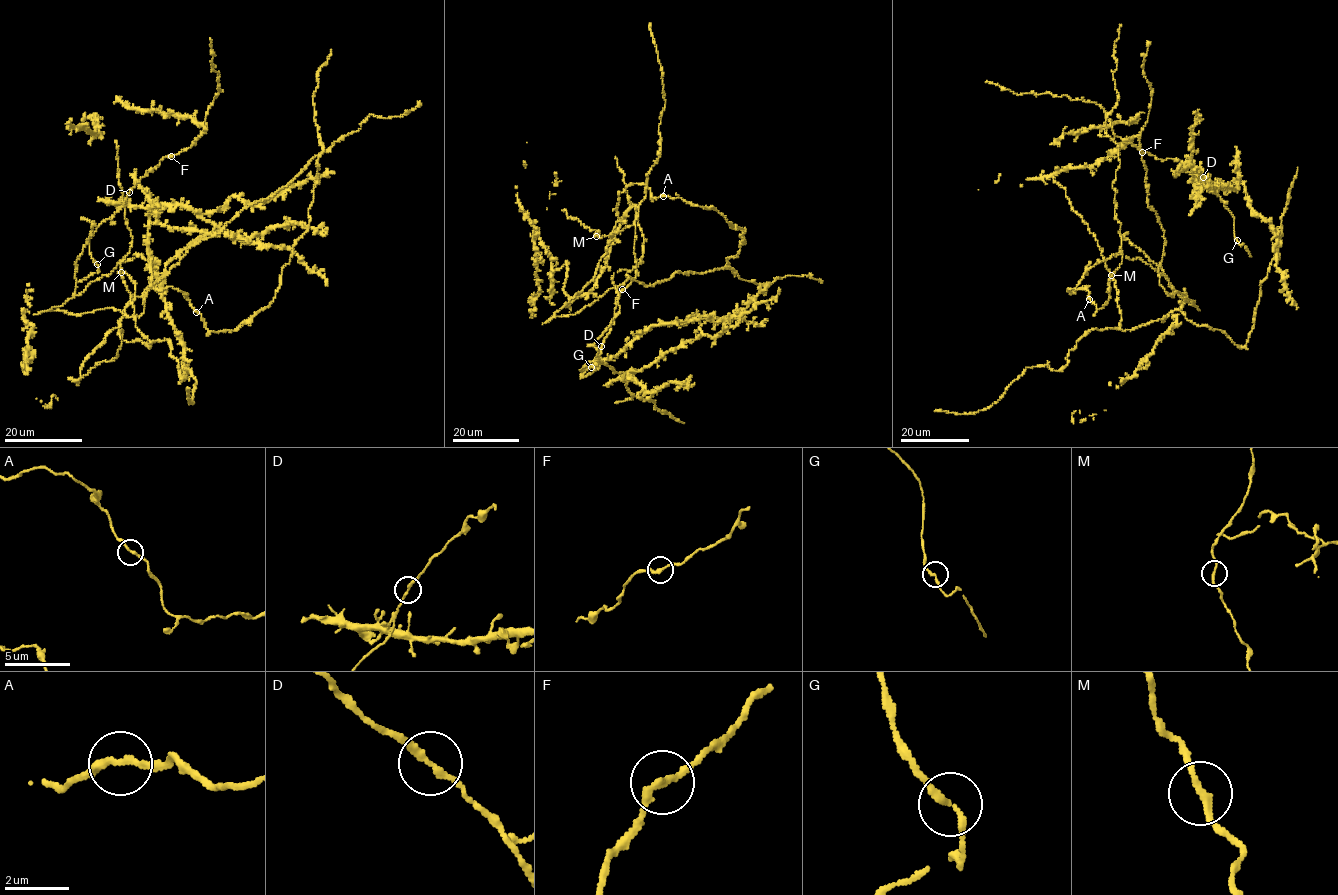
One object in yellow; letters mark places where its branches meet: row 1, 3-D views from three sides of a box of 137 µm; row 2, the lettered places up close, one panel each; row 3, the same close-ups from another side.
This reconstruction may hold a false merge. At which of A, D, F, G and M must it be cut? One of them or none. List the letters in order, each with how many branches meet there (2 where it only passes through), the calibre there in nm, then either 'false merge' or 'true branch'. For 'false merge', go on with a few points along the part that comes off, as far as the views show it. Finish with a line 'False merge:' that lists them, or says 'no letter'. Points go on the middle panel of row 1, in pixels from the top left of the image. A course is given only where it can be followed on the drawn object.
A: 2 branches meet; 190 nm thick; true branch
D: 2 branches meet; 200 nm thick; true branch
F: 2 branches meet; 220 nm thick; true branch
G: 2 branches meet; 180 nm thick; true branch
M: 2 branches meet; 190 nm thick; true branch
False merge: no letter

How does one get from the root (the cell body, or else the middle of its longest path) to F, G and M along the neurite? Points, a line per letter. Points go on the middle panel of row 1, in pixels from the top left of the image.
F: (604, 331), (599, 361), (647, 400), (627, 376), (700, 334), (698, 320), (650, 325), (602, 360), (622, 289)
G: (604, 331), (599, 361), (647, 400), (627, 376), (700, 325), (650, 325), (581, 371), (591, 367)
M: (604, 331), (619, 311), (613, 275), (636, 265), (636, 227), (596, 236)

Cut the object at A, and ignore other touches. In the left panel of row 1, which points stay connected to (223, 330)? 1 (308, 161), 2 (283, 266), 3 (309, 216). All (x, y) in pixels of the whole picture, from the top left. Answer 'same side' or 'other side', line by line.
1: other side
2: same side
3: same side

